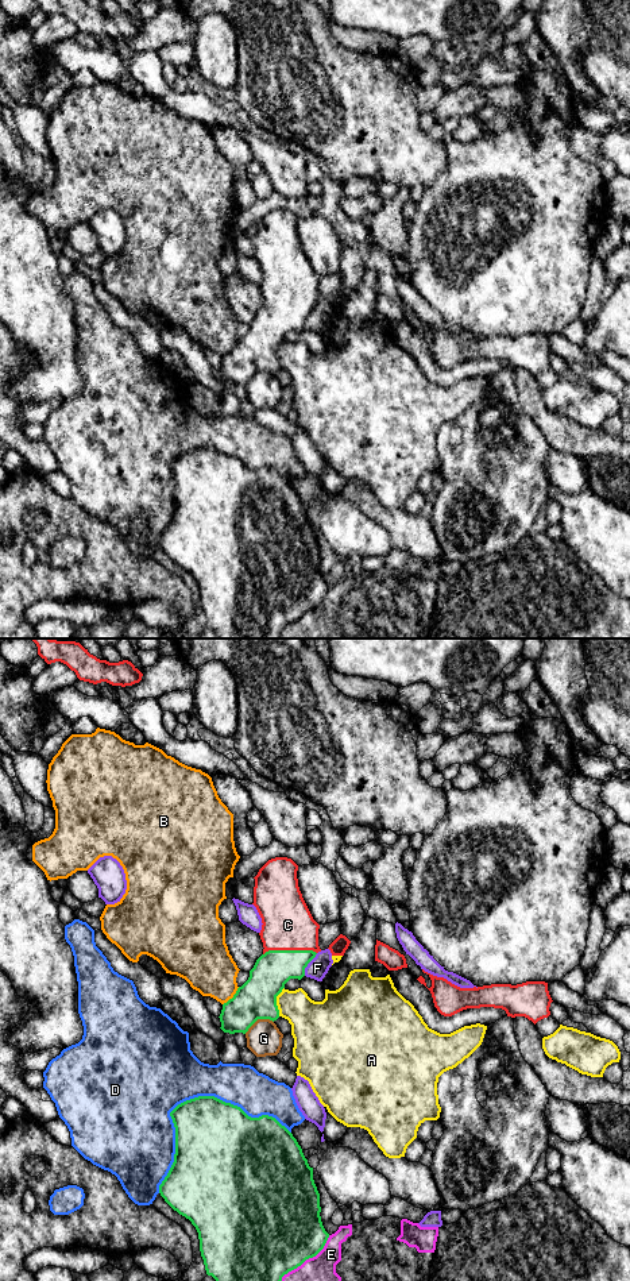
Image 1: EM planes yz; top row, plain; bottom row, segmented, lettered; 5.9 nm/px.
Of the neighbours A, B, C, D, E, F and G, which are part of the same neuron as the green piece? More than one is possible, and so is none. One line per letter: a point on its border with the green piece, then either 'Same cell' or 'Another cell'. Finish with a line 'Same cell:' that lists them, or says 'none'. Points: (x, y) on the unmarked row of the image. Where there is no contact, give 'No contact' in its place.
A: Touches green at yz (275, 354). Another cell
B: Touches green at yz (234, 348). Another cell
C: Touches green at yz (289, 303). Same cell
D: Touches green at yz (190, 451). Another cell
E: Touches green at yz (304, 613). Another cell
F: Touches green at yz (308, 315). Another cell
G: Touches green at yz (258, 370). Another cell
Same cell: C

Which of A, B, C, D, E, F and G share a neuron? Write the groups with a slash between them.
A / B / C / D / E / F / G

